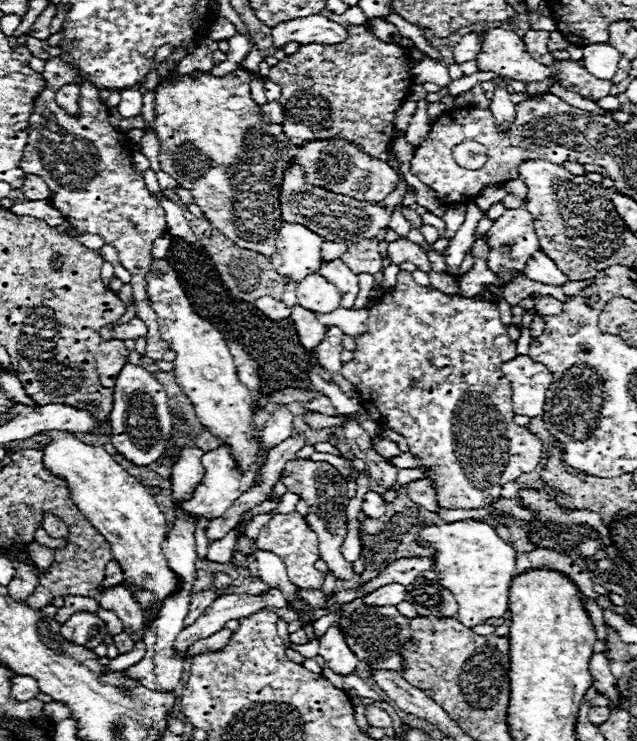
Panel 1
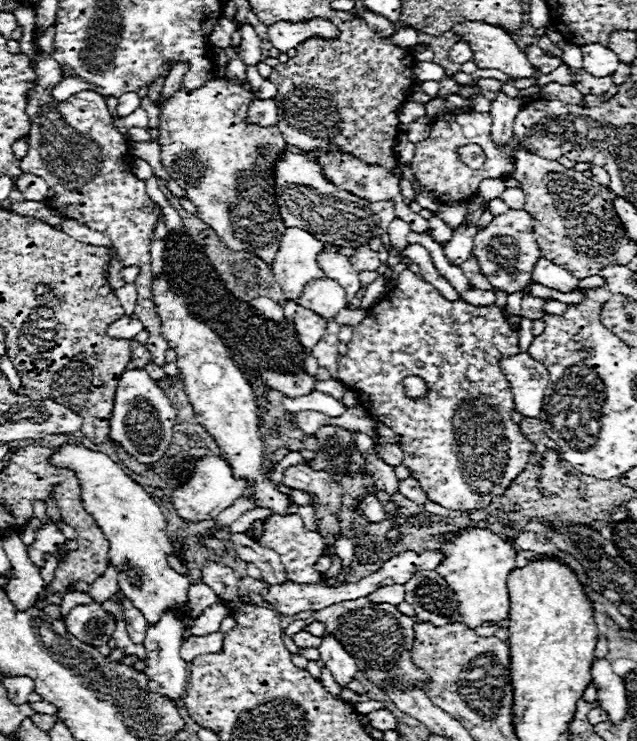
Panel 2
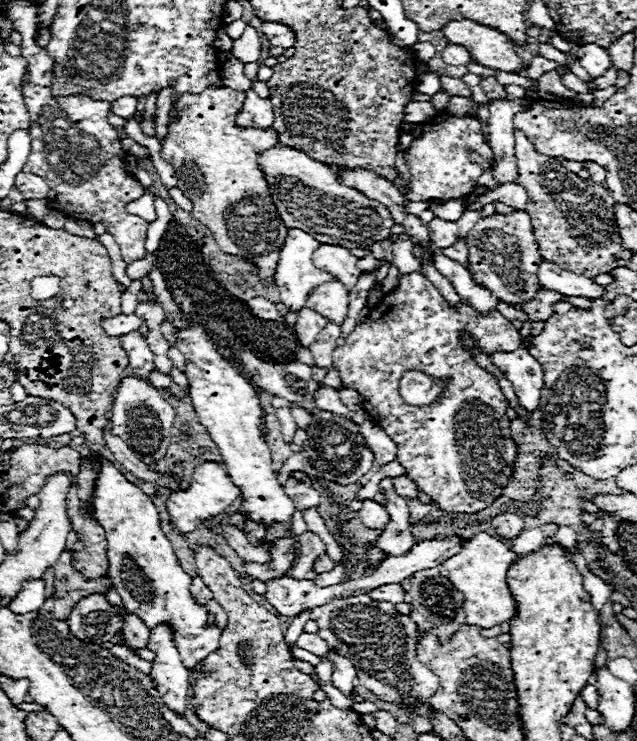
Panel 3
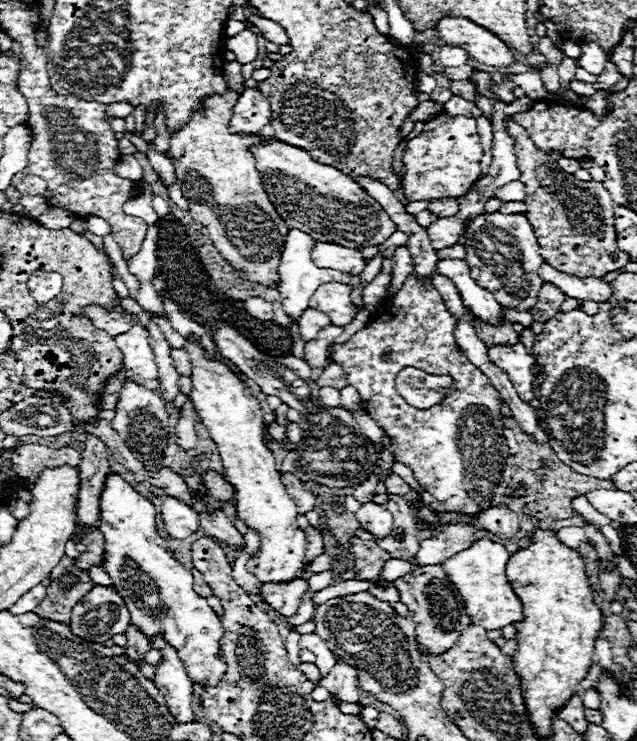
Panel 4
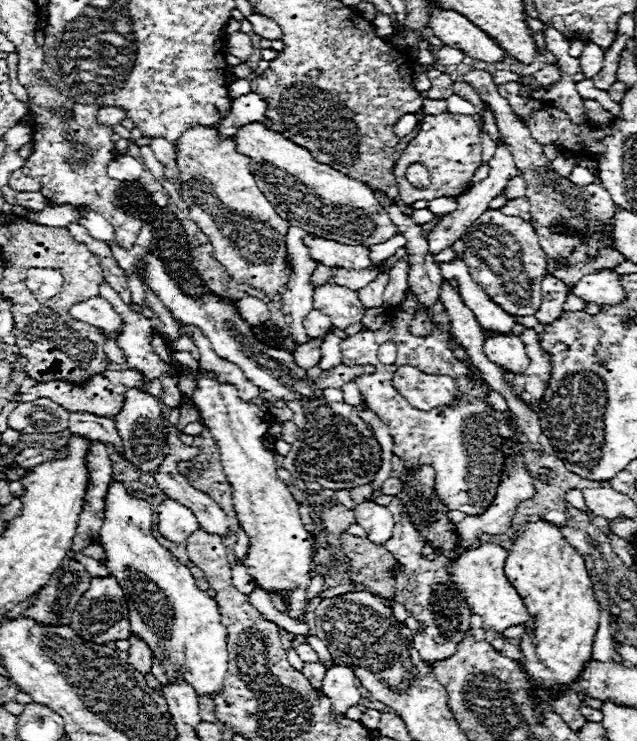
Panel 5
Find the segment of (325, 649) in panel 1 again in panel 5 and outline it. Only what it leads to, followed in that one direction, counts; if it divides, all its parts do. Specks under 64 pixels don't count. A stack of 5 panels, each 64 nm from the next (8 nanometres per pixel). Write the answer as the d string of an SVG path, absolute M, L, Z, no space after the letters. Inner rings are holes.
M334 666L326 670L322 680L322 694L332 700L332 714L346 716L350 706L360 702L360 688L356 686L356 676L348 666Z

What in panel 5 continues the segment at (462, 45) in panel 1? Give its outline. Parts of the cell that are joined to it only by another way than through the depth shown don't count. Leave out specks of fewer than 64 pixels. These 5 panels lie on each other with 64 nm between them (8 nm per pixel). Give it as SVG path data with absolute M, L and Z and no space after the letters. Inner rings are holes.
M442 46L436 54L436 64L442 64L442 66L452 66L452 64L460 64L464 60L464 52L462 50L456 50L456 48L450 48L450 46Z

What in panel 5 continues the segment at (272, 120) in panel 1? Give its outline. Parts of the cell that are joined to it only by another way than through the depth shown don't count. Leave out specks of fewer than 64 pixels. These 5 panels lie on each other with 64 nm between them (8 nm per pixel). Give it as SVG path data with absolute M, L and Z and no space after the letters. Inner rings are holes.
M254 92L232 100L232 112L220 124L220 136L234 136L236 130L248 122L264 122L266 120L264 112L266 112L266 102L262 100L262 96Z

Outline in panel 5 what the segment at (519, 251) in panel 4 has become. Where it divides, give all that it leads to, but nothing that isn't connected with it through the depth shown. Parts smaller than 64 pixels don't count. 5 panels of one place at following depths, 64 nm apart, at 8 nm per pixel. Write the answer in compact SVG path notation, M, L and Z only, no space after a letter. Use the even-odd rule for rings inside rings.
M484 210L474 226L462 238L468 246L462 262L468 266L472 280L512 316L534 316L542 302L542 280L546 272L546 254L538 244L534 228L516 216L506 216L500 210Z

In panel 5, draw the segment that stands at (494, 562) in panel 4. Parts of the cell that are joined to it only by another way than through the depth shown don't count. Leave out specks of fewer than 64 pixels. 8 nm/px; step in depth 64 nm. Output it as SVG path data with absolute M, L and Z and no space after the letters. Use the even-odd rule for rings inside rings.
M480 544L478 548L466 550L456 564L448 566L448 572L454 576L454 582L458 584L458 590L466 596L470 610L482 618L482 626L486 630L504 632L510 626L520 626L530 620L530 614L516 592L516 588L508 582L504 576L504 560L508 552L498 544Z

